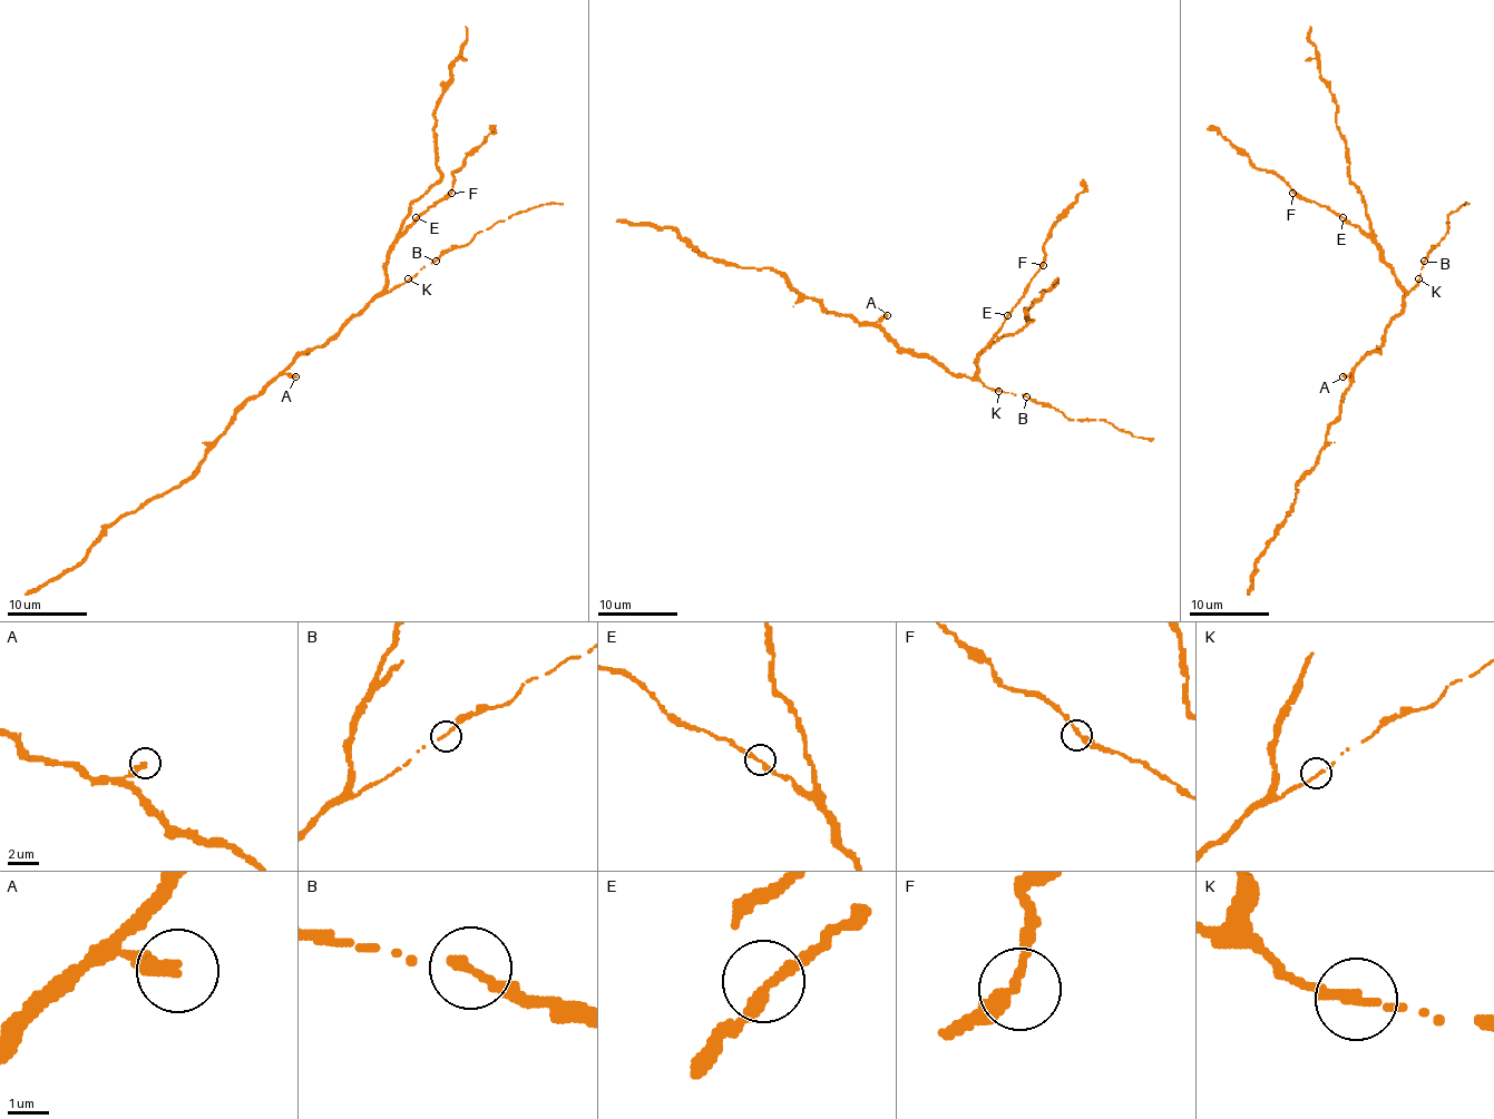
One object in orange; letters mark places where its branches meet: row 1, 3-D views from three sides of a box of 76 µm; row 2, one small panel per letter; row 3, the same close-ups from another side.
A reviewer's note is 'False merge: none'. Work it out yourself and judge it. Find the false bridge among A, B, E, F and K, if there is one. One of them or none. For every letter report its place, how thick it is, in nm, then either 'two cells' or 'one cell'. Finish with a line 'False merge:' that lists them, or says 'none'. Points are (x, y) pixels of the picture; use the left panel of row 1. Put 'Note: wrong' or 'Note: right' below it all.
A: (295, 376) | 360 nm | one cell
B: (436, 261) | 280 nm | one cell
E: (416, 217) | 260 nm | one cell
F: (451, 193) | 240 nm | one cell
K: (408, 278) | 280 nm | one cell
False merge: none
Note: right

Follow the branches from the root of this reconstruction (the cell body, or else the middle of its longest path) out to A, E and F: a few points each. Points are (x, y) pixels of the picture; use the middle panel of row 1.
A: (902, 346), (877, 323), (887, 315)
E: (902, 346), (933, 356), (955, 374), (973, 376), (977, 373), (978, 353), (1001, 329), (1007, 315)
F: (902, 346), (933, 356), (955, 374), (973, 376), (977, 373), (978, 353), (1001, 329), (1043, 265)

